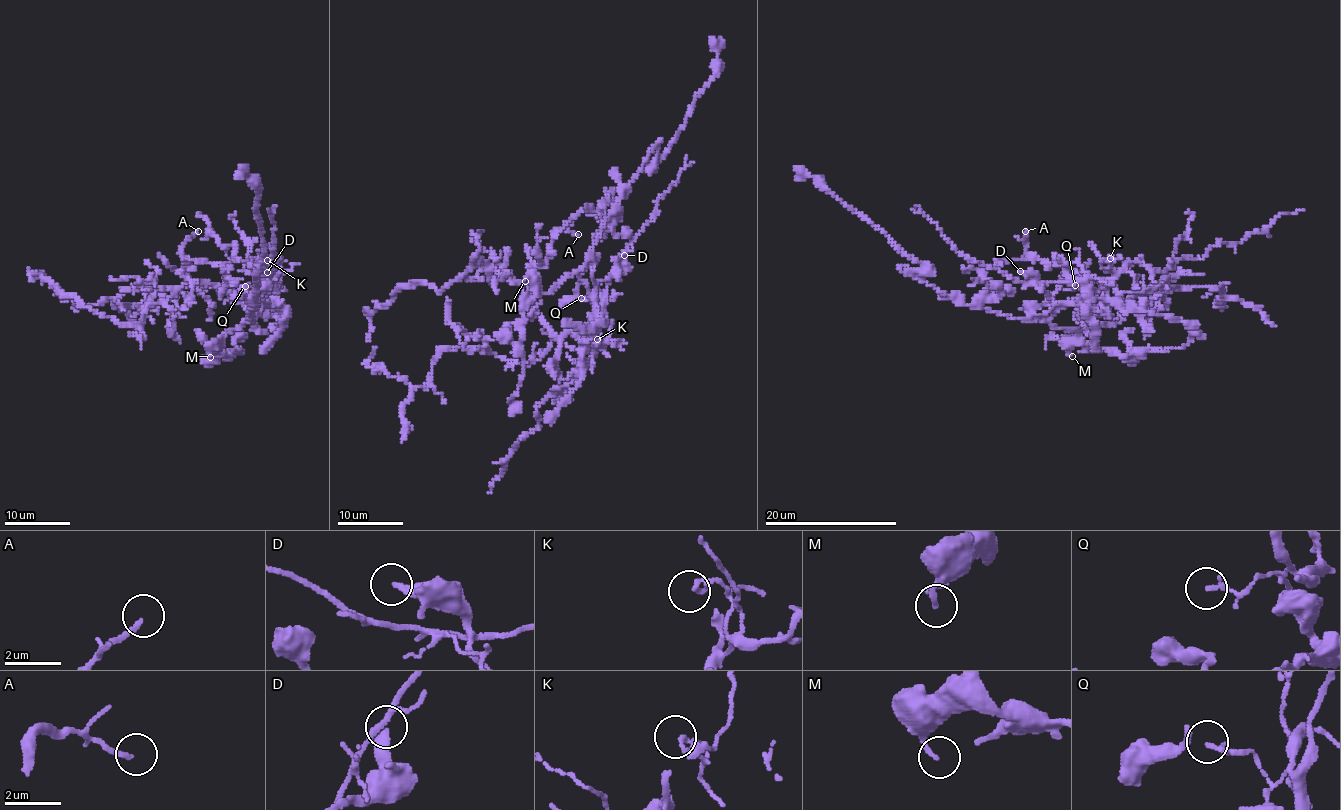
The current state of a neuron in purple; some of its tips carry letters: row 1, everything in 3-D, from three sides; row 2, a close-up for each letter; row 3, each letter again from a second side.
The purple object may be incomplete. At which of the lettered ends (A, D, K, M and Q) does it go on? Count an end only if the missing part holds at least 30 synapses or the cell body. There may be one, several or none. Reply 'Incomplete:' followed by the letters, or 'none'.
Incomplete: none

